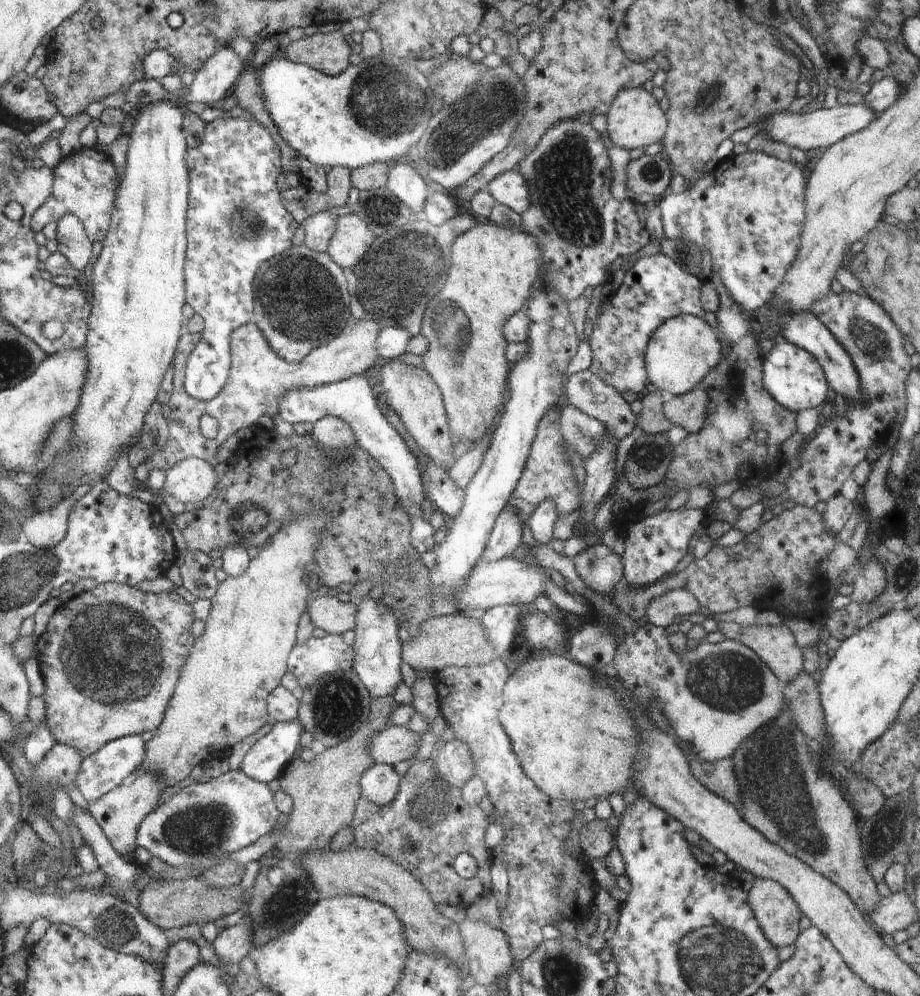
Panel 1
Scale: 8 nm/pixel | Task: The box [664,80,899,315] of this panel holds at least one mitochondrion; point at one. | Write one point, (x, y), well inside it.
(689, 255)

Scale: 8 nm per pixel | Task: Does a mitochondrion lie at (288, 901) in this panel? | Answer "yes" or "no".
yes

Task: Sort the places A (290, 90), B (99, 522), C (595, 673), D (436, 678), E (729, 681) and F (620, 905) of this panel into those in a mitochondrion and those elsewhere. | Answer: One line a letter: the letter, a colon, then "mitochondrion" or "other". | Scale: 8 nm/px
A: other
B: other
C: other
D: other
E: mitochondrion
F: other

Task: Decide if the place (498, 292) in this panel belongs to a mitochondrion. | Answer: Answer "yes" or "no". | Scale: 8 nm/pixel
no

